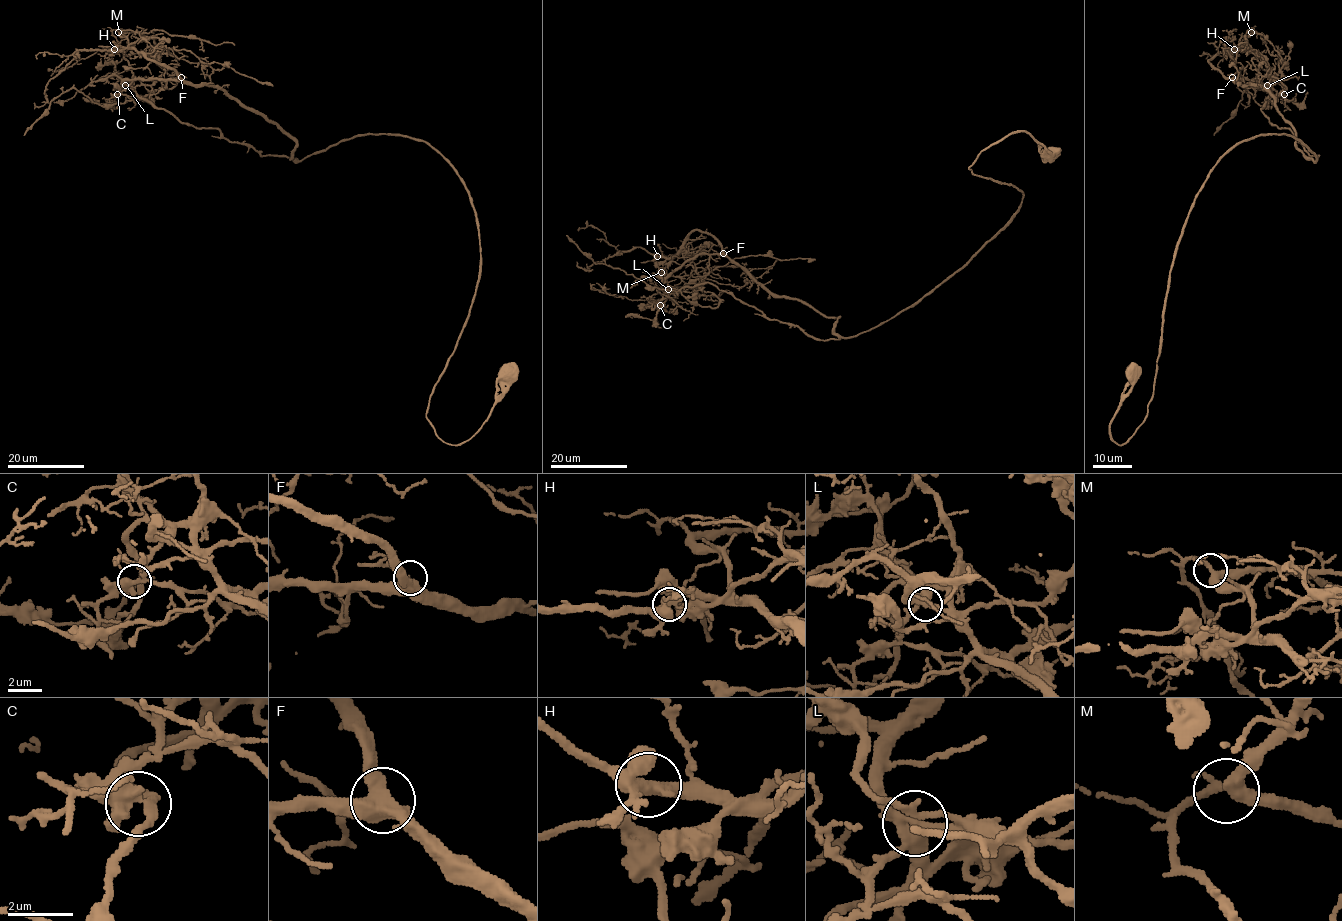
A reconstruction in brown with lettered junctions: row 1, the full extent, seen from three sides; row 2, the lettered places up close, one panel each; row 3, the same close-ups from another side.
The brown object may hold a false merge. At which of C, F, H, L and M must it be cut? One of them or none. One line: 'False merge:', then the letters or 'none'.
False merge: none

